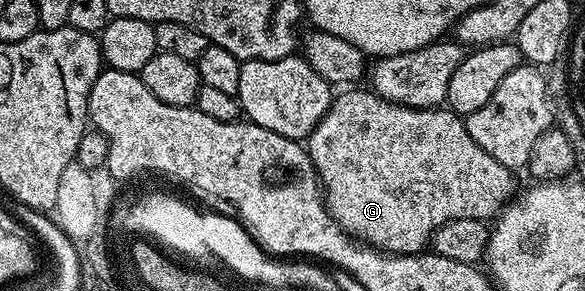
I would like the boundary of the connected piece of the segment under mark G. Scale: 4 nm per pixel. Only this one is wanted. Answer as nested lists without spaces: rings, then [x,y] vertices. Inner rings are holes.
[[[360,89],[341,90],[344,92],[341,95],[339,92],[333,98],[332,104],[325,110],[322,121],[318,121],[318,125],[308,133],[306,140],[306,150],[310,161],[316,167],[316,177],[322,188],[328,213],[343,231],[348,232],[349,236],[367,243],[368,246],[376,248],[381,253],[418,255],[431,244],[432,234],[442,225],[446,225],[446,221],[458,221],[462,217],[491,220],[499,215],[503,211],[505,203],[513,198],[514,192],[517,190],[516,179],[512,176],[515,175],[513,168],[494,161],[494,157],[490,157],[490,153],[486,153],[486,149],[482,149],[482,145],[478,145],[478,141],[474,141],[474,137],[470,137],[464,119],[455,111],[440,107],[403,107],[400,103],[392,103],[389,99],[383,99],[371,89],[356,90]]]

